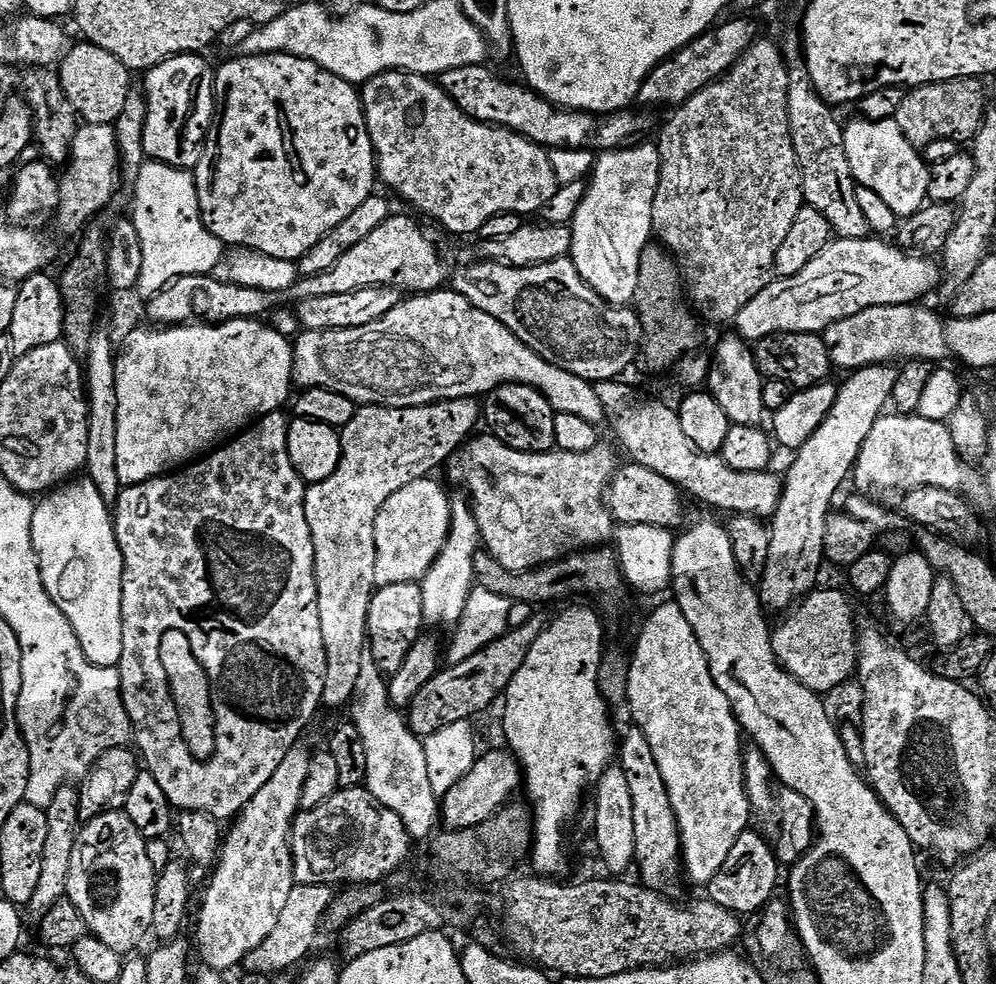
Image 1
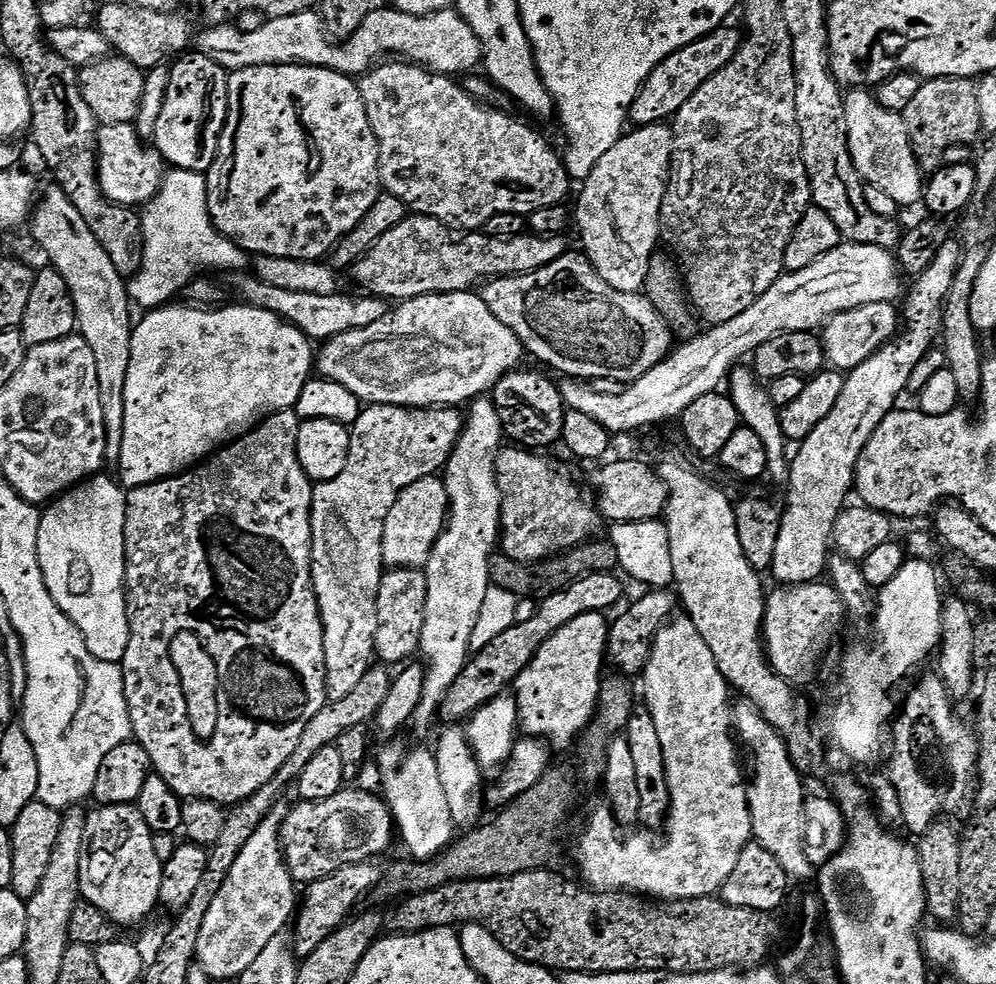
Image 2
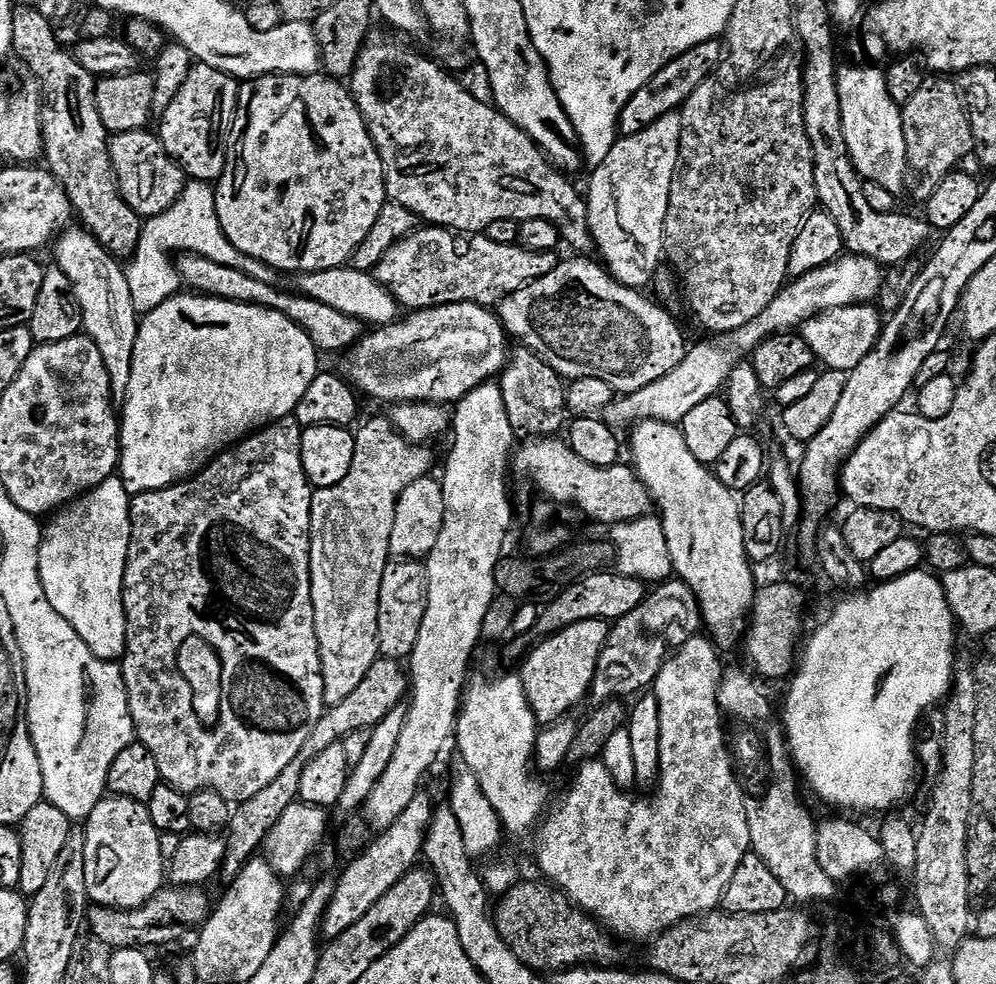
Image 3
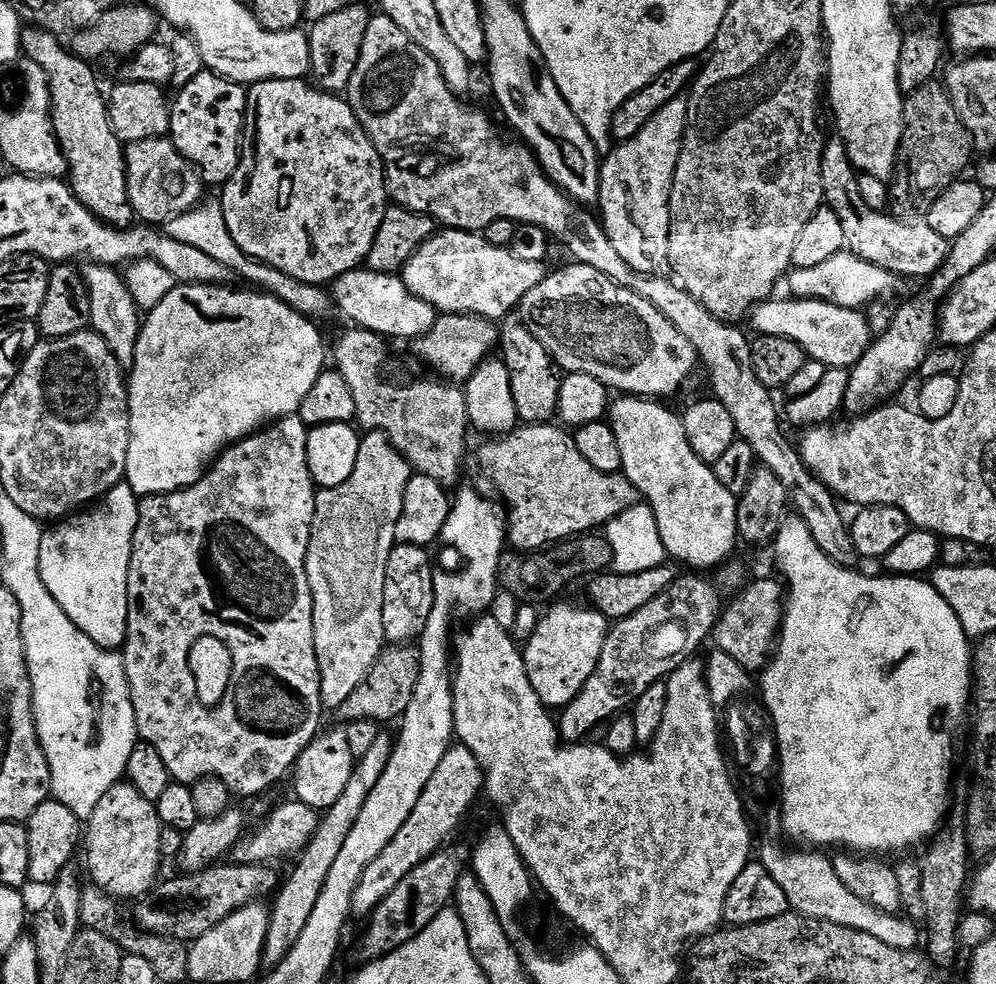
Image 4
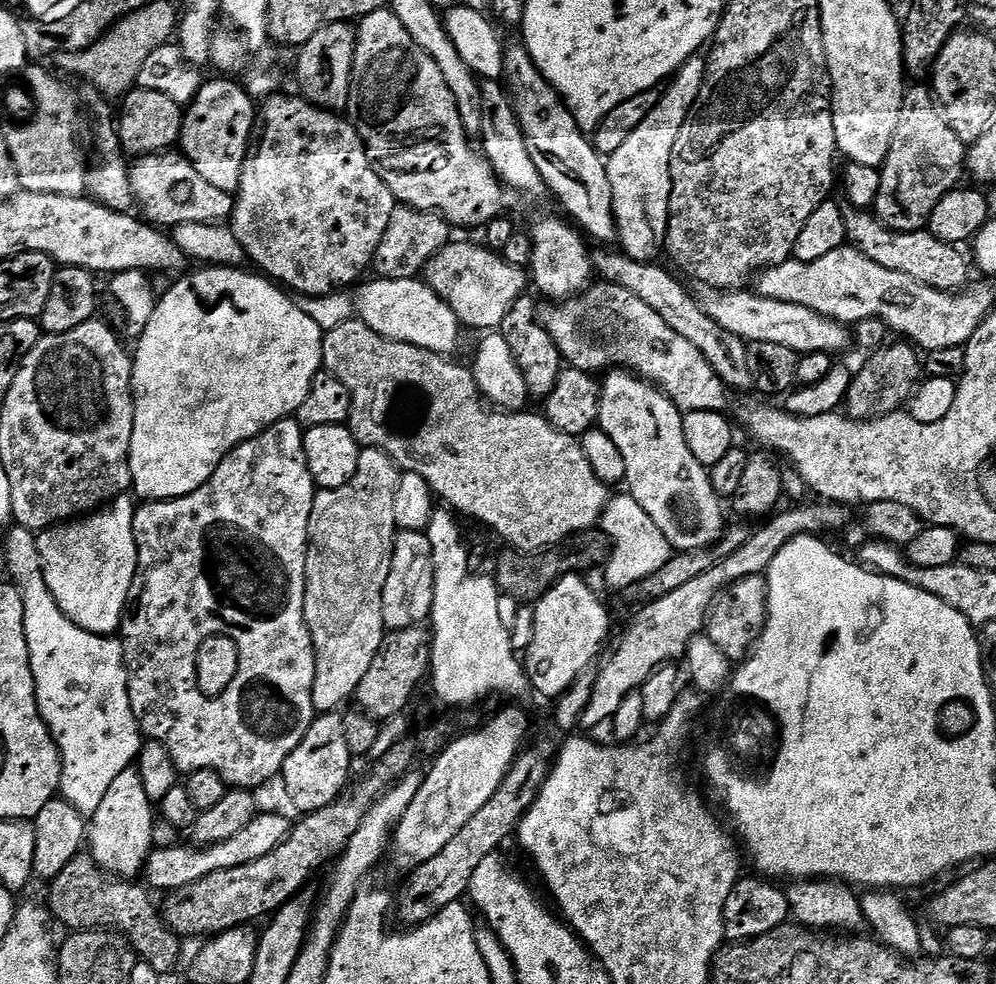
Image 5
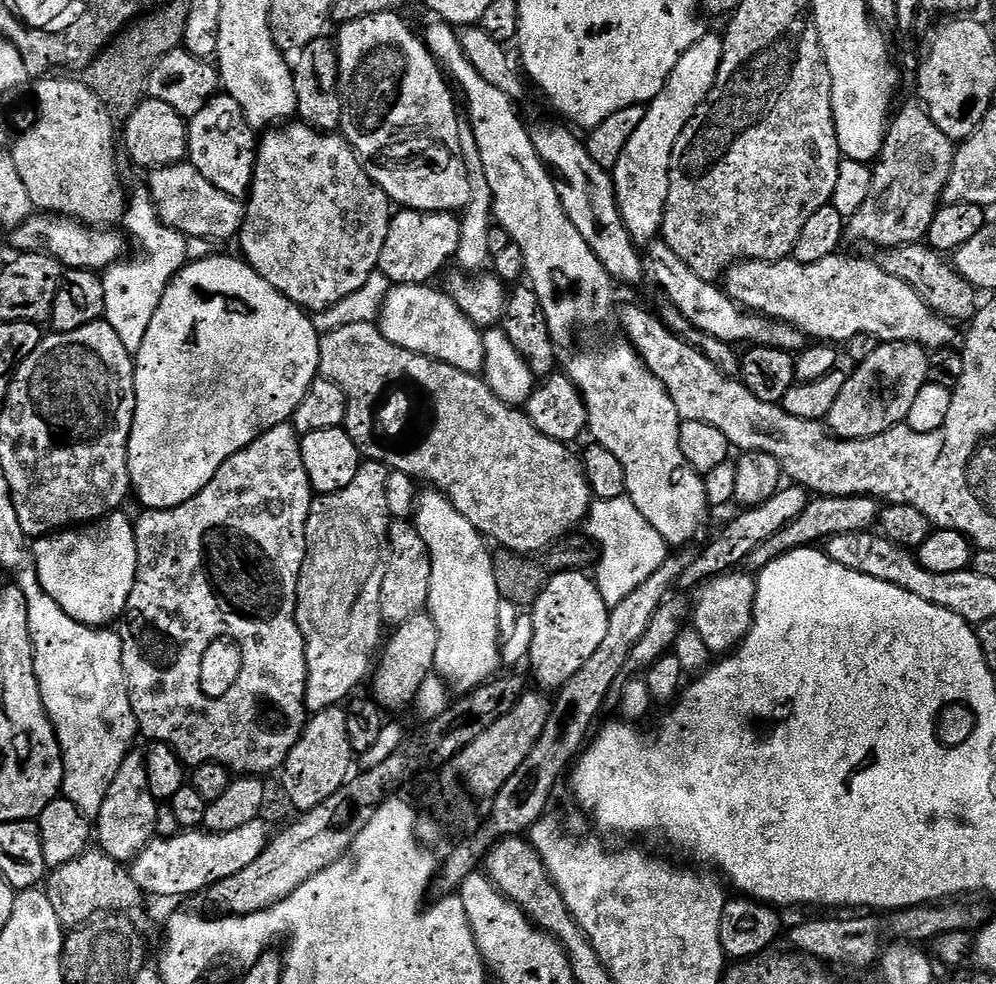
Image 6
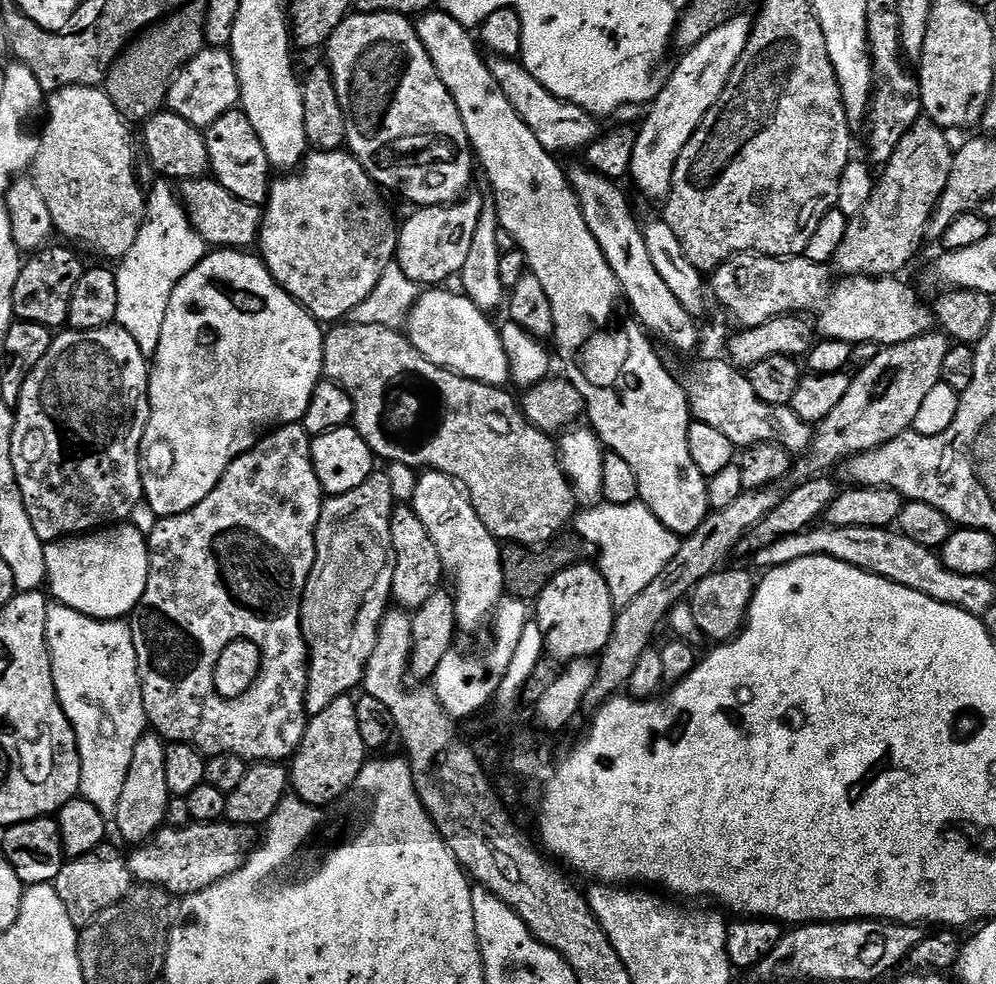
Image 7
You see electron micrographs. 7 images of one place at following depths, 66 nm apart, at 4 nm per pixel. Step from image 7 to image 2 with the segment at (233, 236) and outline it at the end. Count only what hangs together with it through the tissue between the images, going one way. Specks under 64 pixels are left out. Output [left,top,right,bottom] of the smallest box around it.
[98,123,168,208]

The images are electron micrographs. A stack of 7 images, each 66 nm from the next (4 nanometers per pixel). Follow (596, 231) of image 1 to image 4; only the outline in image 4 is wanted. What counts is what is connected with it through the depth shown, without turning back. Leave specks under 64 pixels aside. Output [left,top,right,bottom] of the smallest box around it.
[598,99,687,276]

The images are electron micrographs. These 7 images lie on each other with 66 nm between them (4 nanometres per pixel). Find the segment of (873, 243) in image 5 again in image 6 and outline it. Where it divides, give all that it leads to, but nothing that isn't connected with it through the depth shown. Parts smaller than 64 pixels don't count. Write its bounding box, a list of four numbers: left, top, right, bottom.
[878,243,978,322]

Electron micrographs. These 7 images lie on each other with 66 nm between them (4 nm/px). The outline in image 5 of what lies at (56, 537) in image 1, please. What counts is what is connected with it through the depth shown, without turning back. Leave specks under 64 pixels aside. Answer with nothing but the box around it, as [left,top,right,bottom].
[36,494,138,636]

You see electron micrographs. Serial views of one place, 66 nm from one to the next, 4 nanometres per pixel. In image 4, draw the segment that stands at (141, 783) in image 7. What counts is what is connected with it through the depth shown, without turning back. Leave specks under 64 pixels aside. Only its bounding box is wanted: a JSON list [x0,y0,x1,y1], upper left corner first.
[86,782,162,900]

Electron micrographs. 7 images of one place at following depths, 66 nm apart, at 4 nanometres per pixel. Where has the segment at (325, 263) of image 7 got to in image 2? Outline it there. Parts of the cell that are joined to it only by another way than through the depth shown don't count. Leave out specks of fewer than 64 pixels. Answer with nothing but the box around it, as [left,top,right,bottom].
[206,64,382,261]

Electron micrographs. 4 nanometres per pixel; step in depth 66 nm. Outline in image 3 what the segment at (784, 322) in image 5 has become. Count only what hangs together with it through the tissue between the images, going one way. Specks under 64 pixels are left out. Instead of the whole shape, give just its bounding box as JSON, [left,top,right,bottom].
[802,303,882,372]

